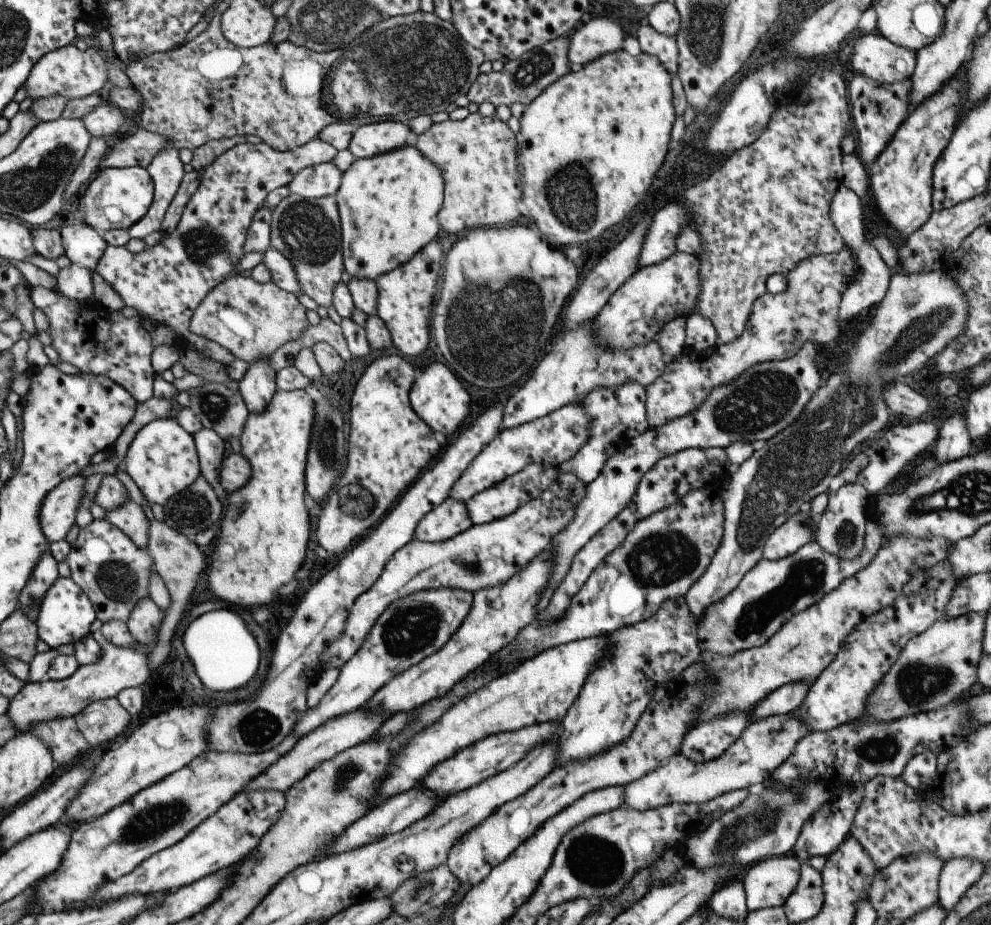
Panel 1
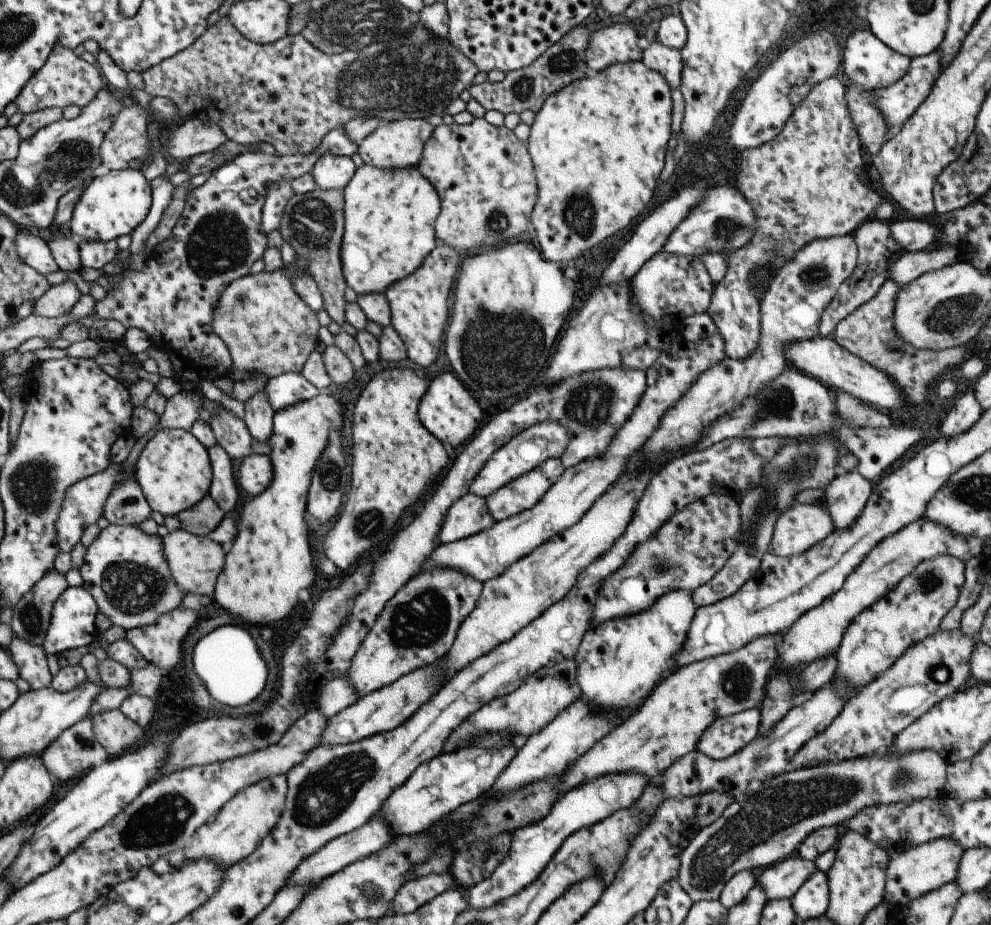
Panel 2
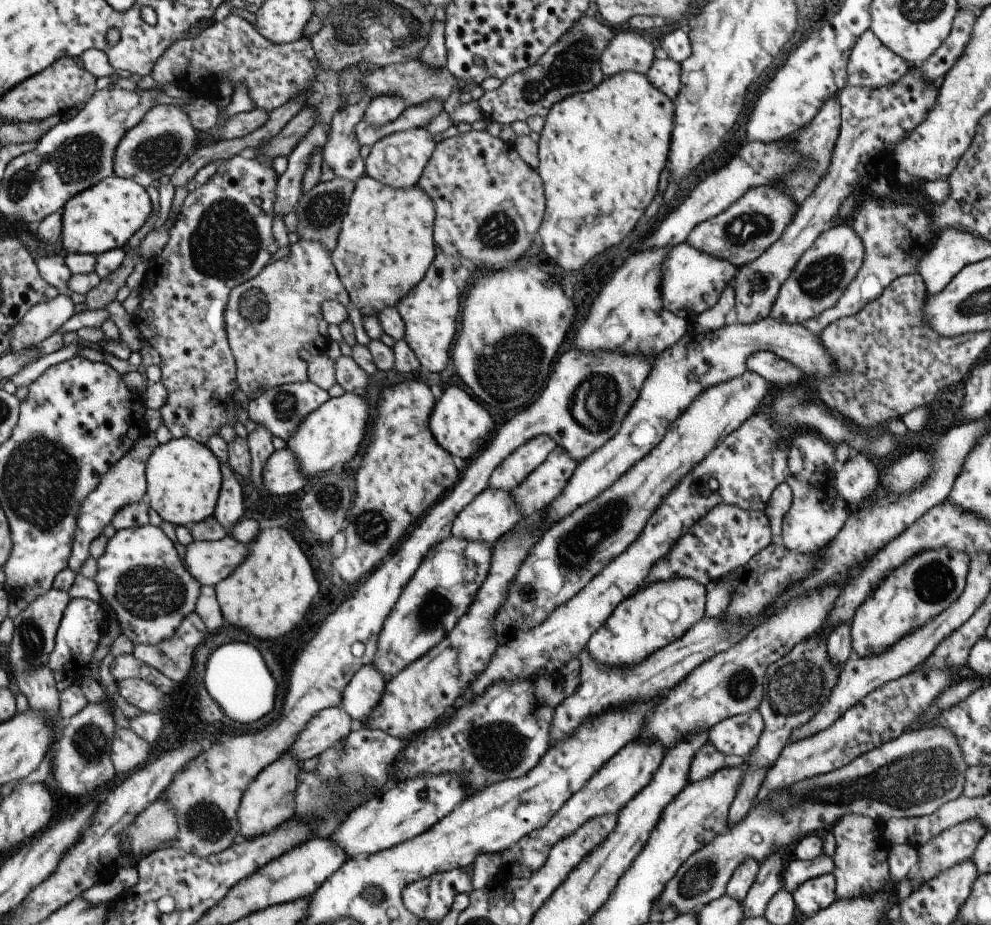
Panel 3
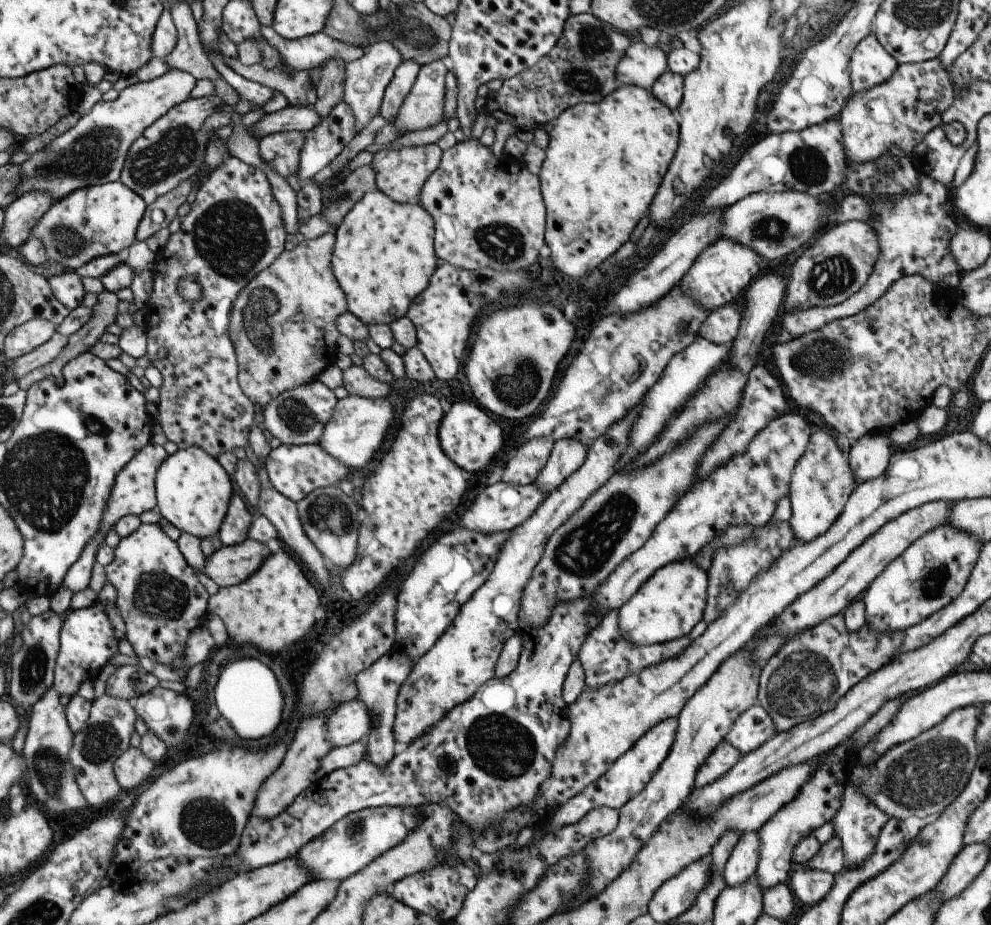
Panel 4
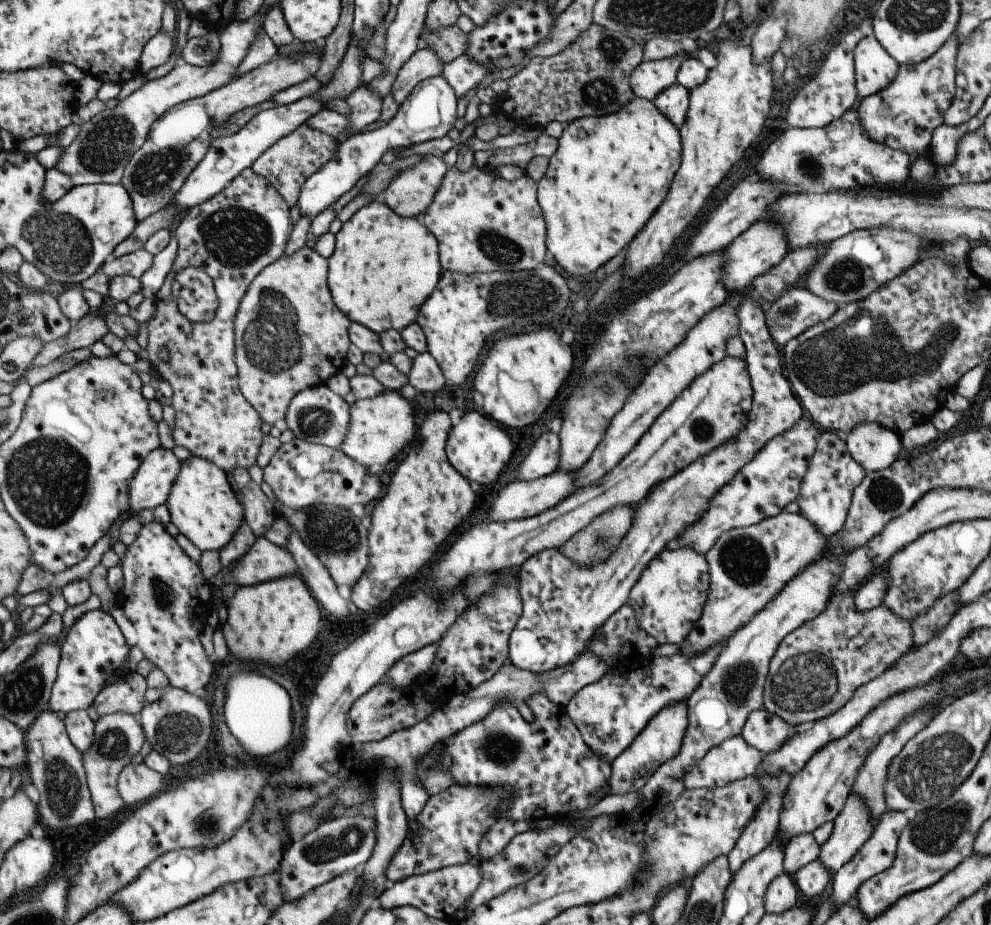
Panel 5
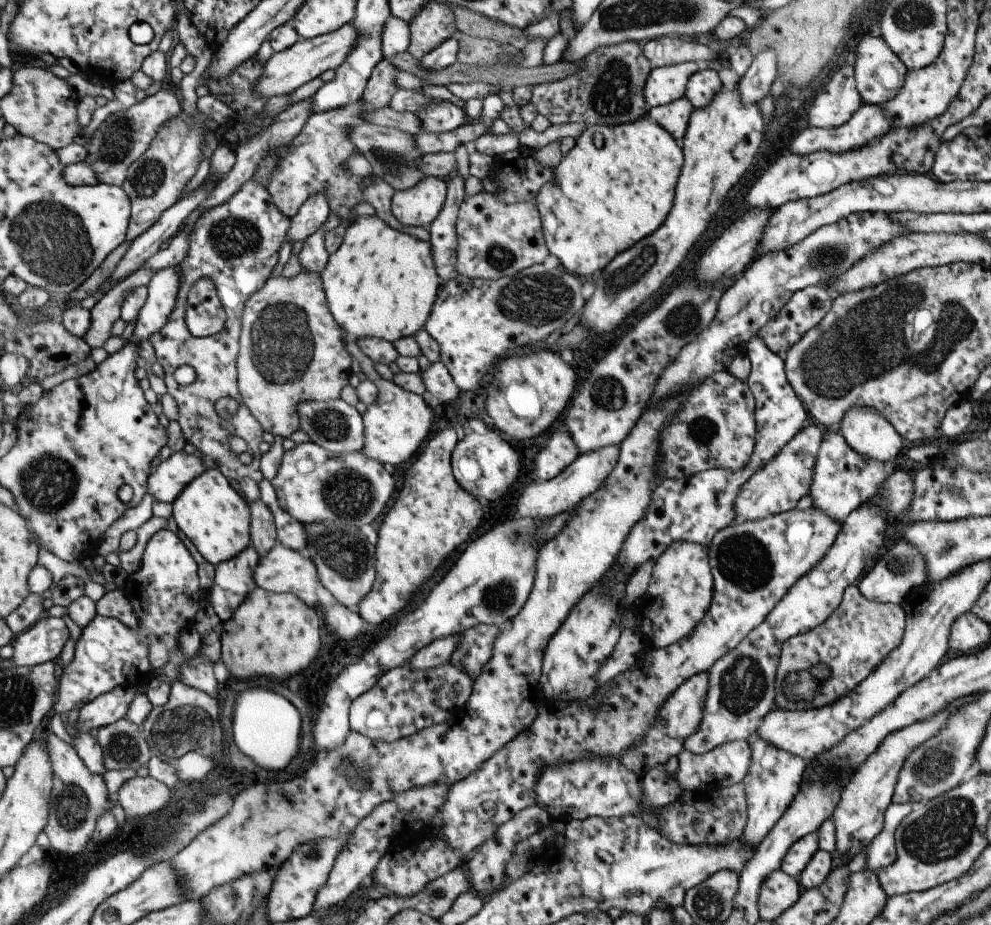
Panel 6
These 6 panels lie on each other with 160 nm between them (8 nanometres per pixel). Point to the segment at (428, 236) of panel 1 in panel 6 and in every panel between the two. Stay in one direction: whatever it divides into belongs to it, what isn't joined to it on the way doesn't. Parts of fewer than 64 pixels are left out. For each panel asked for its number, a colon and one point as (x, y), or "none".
2: (389, 215)
3: (384, 245)
4: (383, 256)
5: (383, 266)
6: (381, 282)

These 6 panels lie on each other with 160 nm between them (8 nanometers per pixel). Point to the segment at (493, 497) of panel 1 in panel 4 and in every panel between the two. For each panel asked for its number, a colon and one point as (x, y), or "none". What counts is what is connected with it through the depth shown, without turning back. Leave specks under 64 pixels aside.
2: (524, 492)
3: (542, 485)
4: (567, 454)

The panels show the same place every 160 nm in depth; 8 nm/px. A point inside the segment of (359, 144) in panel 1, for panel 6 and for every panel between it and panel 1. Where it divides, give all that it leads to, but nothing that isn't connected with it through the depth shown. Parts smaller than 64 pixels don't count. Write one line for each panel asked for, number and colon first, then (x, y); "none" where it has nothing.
2: (394, 144)
3: (397, 160)
4: (399, 174)
5: (409, 194)
6: (417, 206)

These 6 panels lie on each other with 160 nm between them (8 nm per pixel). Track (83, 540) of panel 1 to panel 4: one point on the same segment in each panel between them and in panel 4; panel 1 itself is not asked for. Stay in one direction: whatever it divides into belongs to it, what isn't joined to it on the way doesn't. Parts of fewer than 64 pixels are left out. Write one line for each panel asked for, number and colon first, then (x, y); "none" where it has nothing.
2: (124, 571)
3: (140, 577)
4: (159, 599)

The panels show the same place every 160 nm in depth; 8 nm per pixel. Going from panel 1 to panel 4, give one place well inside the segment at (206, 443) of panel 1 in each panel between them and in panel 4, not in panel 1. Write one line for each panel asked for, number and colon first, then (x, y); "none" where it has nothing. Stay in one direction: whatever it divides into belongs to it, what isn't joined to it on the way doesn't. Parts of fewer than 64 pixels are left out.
2: (223, 490)
3: (228, 510)
4: (234, 527)

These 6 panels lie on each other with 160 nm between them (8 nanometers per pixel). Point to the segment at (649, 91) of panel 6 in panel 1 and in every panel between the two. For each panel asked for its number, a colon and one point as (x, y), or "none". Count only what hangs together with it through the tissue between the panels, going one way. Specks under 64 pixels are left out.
1: (598, 37)
2: (618, 43)
3: (627, 51)
4: (640, 66)
5: (647, 80)

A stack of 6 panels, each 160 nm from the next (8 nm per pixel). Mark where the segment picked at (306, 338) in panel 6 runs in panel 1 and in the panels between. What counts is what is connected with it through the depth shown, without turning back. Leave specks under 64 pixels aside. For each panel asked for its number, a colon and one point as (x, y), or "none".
1: (251, 320)
2: (267, 329)
3: (273, 322)
4: (282, 325)
5: (288, 335)

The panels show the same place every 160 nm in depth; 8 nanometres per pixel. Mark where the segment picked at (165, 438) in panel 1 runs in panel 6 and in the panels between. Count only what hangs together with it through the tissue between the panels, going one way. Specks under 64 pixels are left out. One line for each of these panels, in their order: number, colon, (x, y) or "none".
2: (172, 470)
3: (183, 478)
4: (192, 491)
5: (202, 506)
6: (209, 511)

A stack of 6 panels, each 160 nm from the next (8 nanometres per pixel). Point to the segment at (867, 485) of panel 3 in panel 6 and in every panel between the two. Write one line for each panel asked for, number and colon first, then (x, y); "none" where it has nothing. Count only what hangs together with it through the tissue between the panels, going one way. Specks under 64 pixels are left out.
4: (868, 456)
5: (874, 447)
6: (865, 431)

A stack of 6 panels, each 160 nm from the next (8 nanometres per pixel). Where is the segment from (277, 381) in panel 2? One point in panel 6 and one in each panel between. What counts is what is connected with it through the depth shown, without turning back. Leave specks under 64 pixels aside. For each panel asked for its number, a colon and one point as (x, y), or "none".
3: (280, 409)
4: (295, 417)
5: (316, 415)
6: (335, 425)

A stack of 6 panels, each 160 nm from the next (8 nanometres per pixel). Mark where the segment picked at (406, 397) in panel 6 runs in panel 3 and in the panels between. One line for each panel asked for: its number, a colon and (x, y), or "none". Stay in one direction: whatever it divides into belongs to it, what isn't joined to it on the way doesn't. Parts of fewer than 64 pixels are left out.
3: (330, 435)
4: (357, 427)
5: (379, 428)

